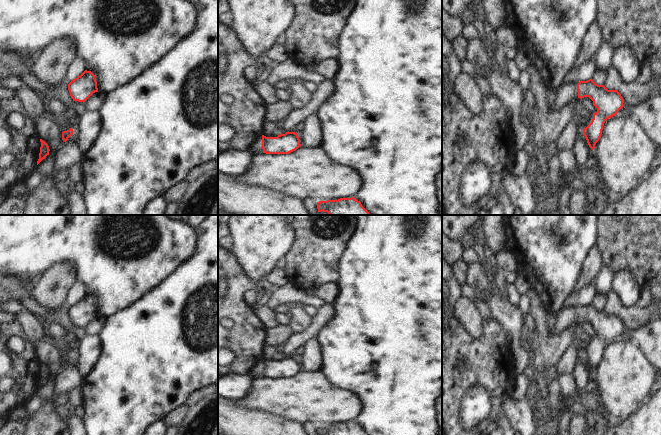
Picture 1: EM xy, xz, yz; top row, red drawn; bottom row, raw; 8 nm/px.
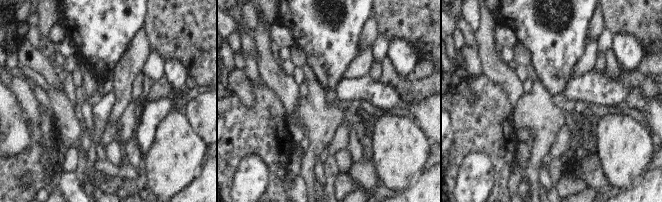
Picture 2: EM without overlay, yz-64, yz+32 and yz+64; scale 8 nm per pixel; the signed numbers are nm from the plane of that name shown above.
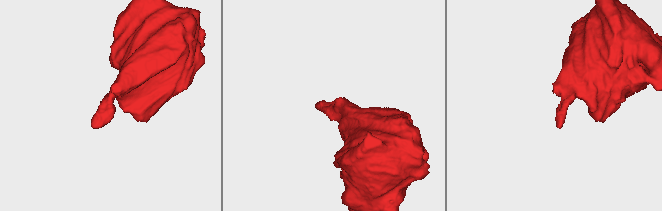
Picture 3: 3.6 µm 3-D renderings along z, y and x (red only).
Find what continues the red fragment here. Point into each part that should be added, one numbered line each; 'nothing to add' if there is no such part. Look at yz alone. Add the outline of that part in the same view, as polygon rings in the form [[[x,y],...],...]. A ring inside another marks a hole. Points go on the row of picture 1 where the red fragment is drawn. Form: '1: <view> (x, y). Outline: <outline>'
1: yz (568, 91). Outline: [[[566,82],[559,88],[559,97],[555,104],[551,105],[552,109],[559,109],[569,100],[578,98],[576,82]]]

